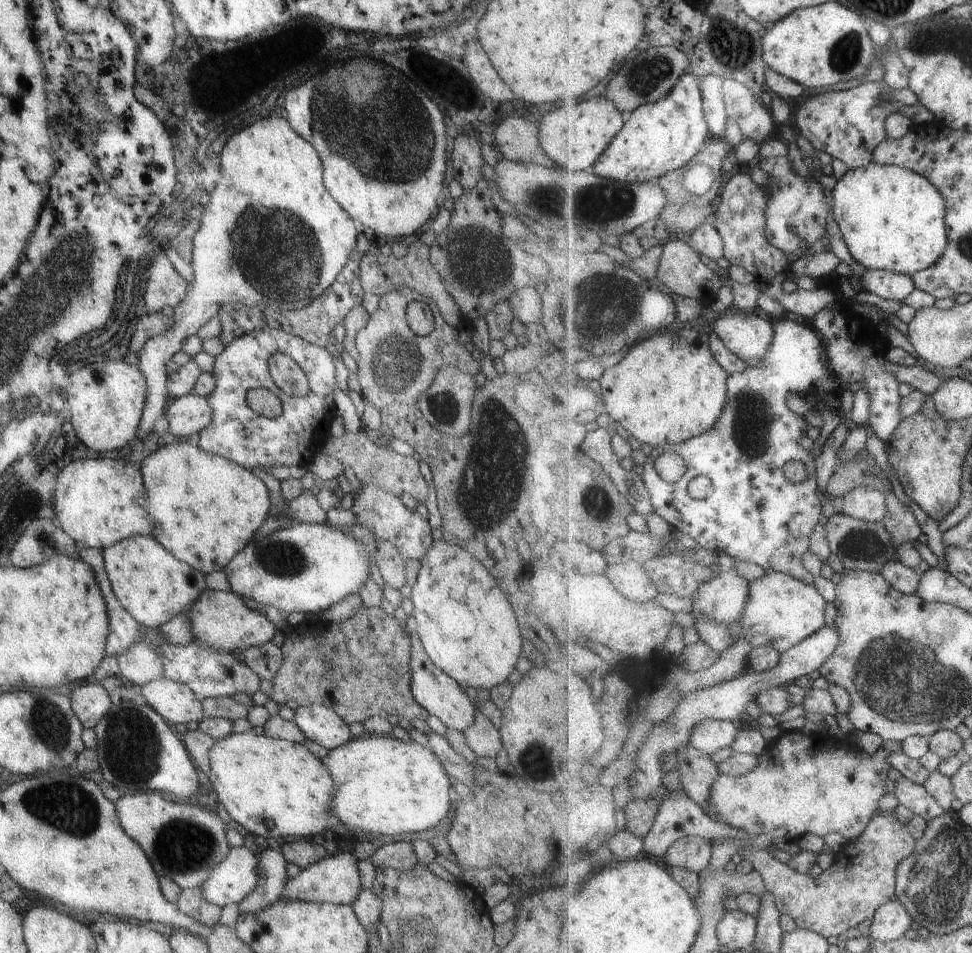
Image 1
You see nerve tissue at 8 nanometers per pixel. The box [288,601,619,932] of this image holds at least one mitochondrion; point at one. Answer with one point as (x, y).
(535, 763)

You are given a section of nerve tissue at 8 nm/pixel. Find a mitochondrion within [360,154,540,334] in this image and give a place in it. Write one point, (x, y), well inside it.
(464, 270)

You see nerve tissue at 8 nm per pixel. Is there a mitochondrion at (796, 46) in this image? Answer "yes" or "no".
no

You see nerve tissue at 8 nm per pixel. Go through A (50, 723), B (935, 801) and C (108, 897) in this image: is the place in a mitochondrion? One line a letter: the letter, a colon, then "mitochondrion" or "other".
A: mitochondrion
B: other
C: other

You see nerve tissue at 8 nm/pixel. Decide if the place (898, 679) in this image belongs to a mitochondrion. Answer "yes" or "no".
yes

